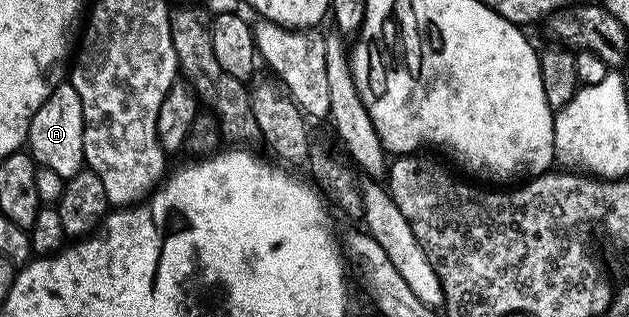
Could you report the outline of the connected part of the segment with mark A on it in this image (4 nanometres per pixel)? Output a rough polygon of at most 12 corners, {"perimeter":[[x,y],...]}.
{"perimeter":[[58,84],[33,114],[36,165],[84,171],[81,98]]}

